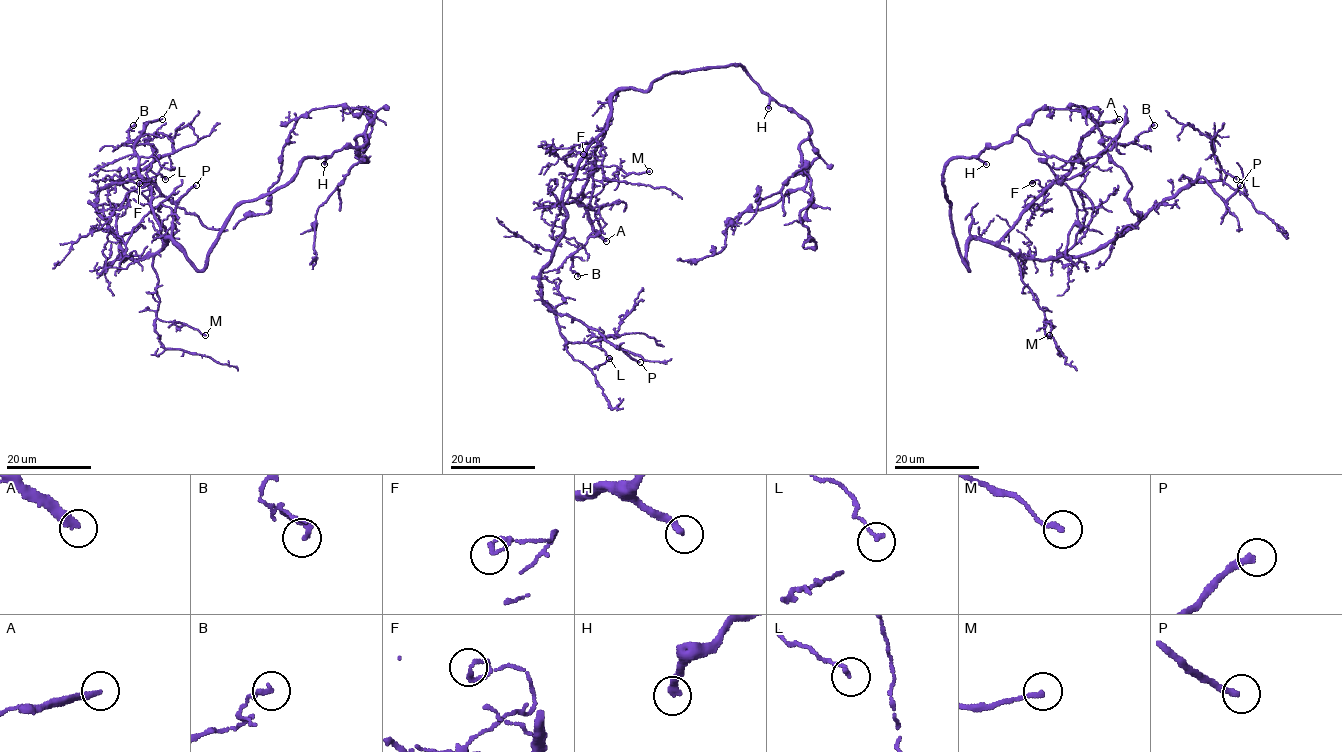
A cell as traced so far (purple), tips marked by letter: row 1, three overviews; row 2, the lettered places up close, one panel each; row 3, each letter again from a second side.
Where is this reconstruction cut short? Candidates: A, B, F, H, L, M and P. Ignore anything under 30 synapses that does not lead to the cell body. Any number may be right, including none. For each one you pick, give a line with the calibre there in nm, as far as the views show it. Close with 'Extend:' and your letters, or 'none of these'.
A: calibre 280 nm
H: calibre 280 nm
P: calibre 240 nm
Extend: A, H, P

